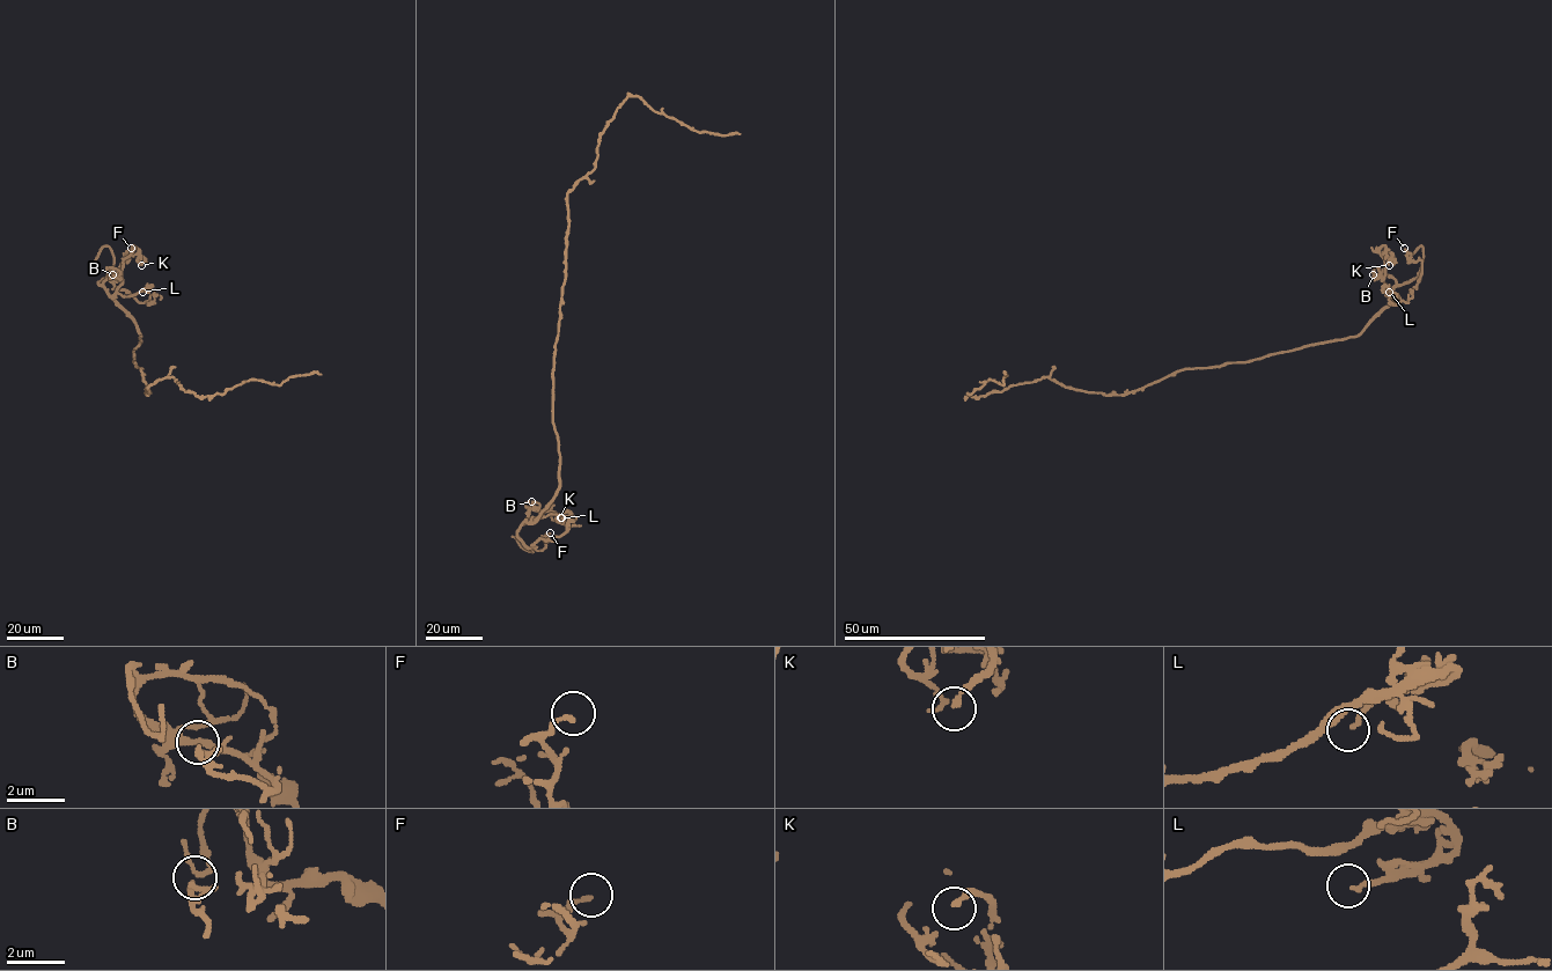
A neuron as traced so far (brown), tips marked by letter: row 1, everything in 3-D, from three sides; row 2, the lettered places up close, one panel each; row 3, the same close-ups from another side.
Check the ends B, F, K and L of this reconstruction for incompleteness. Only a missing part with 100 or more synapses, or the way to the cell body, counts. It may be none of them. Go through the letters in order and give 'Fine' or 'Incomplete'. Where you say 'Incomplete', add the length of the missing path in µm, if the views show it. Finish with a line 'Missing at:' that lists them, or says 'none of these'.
B: Fine
F: Fine
K: Fine
L: Fine
Missing at: none of these

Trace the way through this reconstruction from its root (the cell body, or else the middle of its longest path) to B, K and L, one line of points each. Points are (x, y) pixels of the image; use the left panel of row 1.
B: (142, 373), (133, 362), (140, 333), (113, 298), (122, 280), (112, 274)
K: (142, 373), (133, 362), (140, 333), (113, 298), (132, 245), (132, 252), (145, 259), (141, 265)
L: (142, 373), (133, 362), (140, 333), (113, 298), (116, 293), (133, 295), (151, 285), (142, 292)

